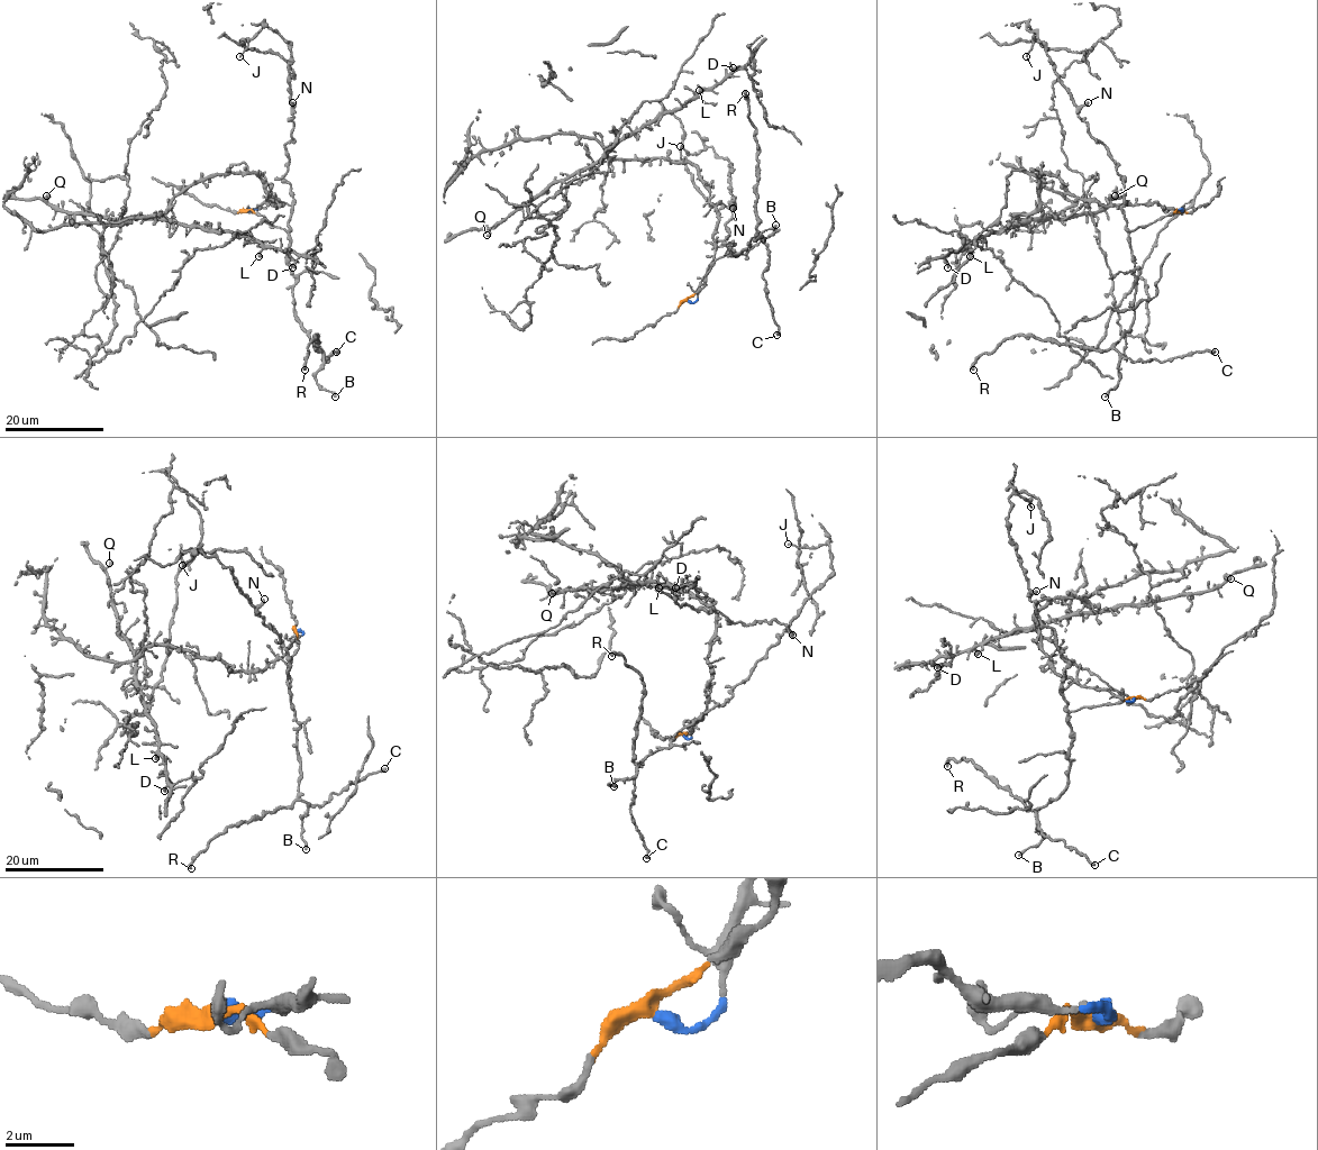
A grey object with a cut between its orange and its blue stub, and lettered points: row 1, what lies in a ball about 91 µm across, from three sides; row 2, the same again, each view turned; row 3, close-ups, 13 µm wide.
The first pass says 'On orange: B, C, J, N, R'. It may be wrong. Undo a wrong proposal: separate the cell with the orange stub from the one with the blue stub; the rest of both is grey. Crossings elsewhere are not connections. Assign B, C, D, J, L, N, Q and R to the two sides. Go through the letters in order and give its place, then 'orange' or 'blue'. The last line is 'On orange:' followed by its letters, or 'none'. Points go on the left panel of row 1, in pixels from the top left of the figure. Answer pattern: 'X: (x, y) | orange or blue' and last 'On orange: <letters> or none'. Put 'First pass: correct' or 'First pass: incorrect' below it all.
B: (335, 396) | orange
C: (336, 352) | orange
D: (292, 267) | blue
J: (239, 56) | orange
L: (258, 256) | blue
N: (292, 102) | orange
Q: (46, 195) | blue
R: (305, 370) | orange
On orange: B, C, J, N, R
First pass: correct

